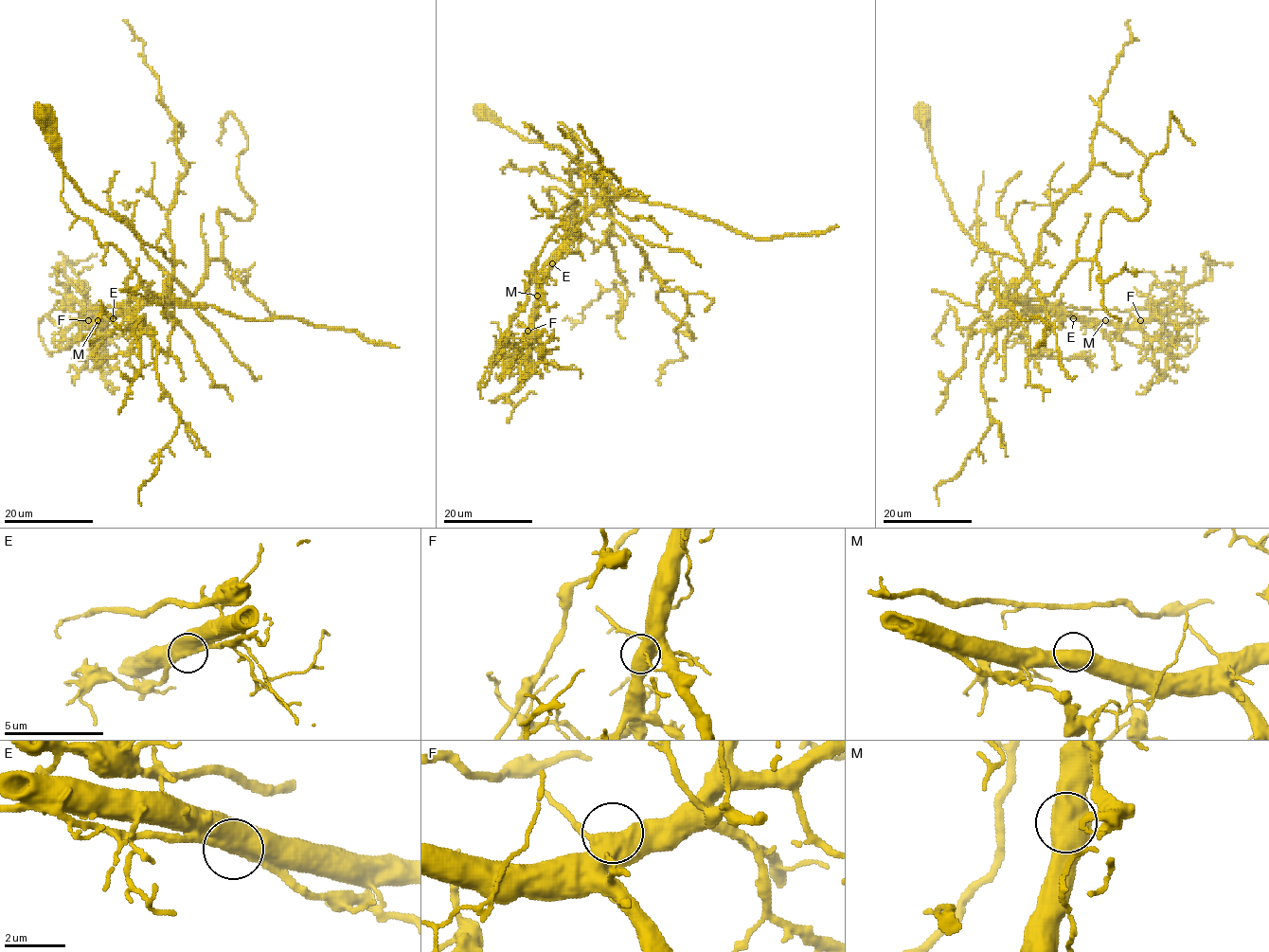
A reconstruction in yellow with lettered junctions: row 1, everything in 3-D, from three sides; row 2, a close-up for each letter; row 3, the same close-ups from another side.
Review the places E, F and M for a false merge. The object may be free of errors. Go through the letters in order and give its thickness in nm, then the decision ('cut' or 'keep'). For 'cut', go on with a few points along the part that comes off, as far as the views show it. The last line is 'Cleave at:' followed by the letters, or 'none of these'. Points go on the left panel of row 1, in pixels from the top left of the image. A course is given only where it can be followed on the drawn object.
E: calibre 600 nm; cut; course (113, 317), (138, 301), (55, 309), (38, 332), (50, 355), (80, 337), (77, 322)
F: calibre 550 nm; keep
M: calibre 550 nm; keep
Cleave at: E

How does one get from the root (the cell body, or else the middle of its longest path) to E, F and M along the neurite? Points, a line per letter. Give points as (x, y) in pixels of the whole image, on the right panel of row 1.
E: (924, 112), (937, 179), (961, 227), (975, 243), (1016, 258), (1028, 270), (1018, 300), (1074, 317)
F: (924, 112), (937, 179), (959, 224), (975, 243), (1016, 258), (1028, 270), (1018, 300), (1099, 322), (1140, 320)
M: (924, 112), (937, 179), (959, 224), (975, 243), (1016, 258), (1028, 270), (1016, 297), (1033, 308), (1105, 320)

